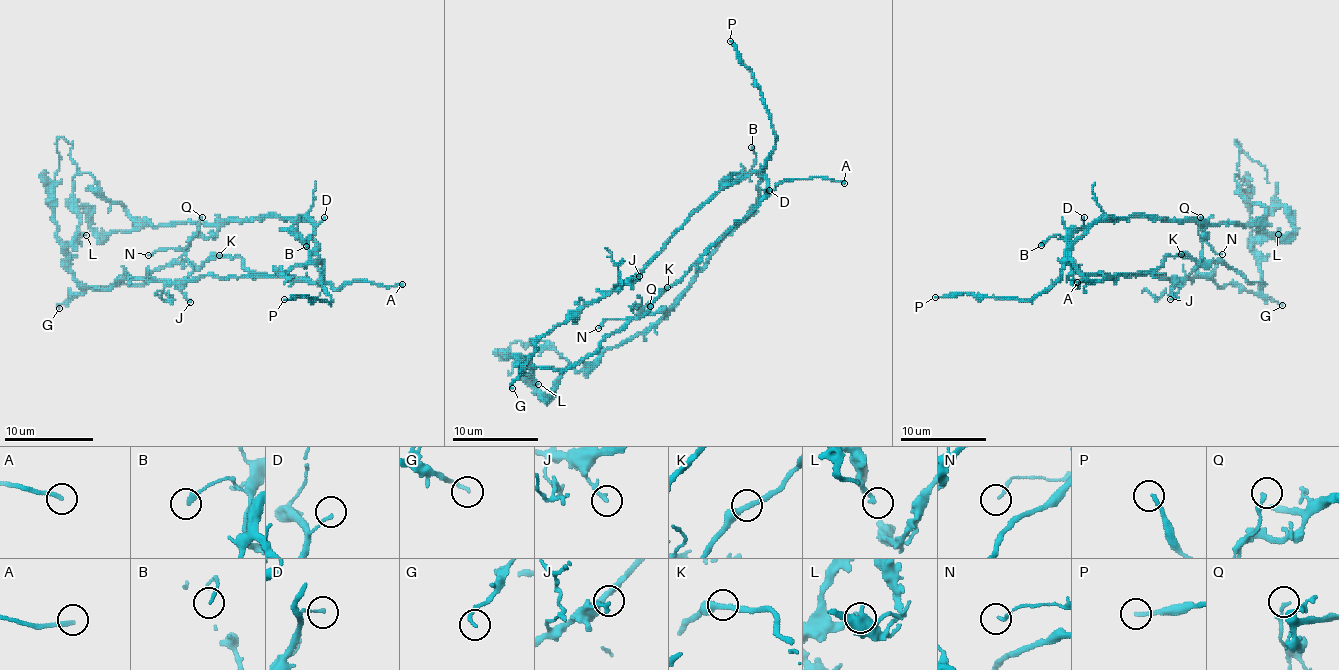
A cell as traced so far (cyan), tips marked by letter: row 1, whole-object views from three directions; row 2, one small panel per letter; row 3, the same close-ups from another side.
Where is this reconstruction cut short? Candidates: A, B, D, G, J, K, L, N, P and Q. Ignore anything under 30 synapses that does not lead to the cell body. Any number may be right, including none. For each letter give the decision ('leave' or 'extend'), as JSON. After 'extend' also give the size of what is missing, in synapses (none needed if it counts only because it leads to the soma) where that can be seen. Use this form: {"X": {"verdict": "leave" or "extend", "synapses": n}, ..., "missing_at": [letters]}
{"A": {"verdict": "extend"}, "B": {"verdict": "leave"}, "D": {"verdict": "leave"}, "G": {"verdict": "leave"}, "J": {"verdict": "leave"}, "K": {"verdict": "leave"}, "L": {"verdict": "leave"}, "N": {"verdict": "leave"}, "P": {"verdict": "leave"}, "Q": {"verdict": "leave"}, "missing_at": ["A"]}

